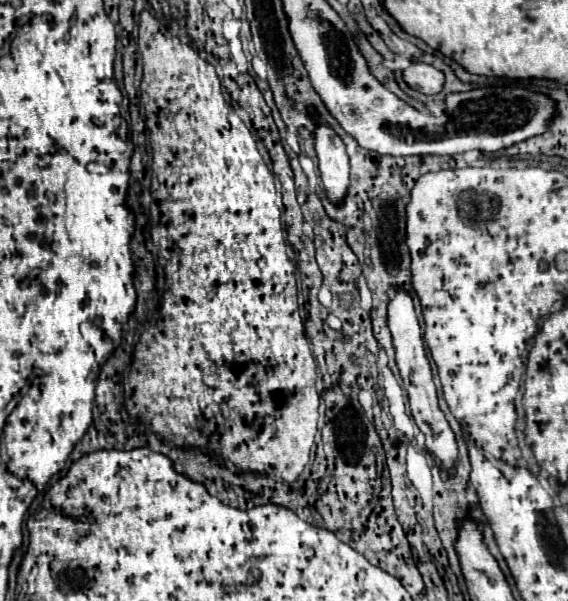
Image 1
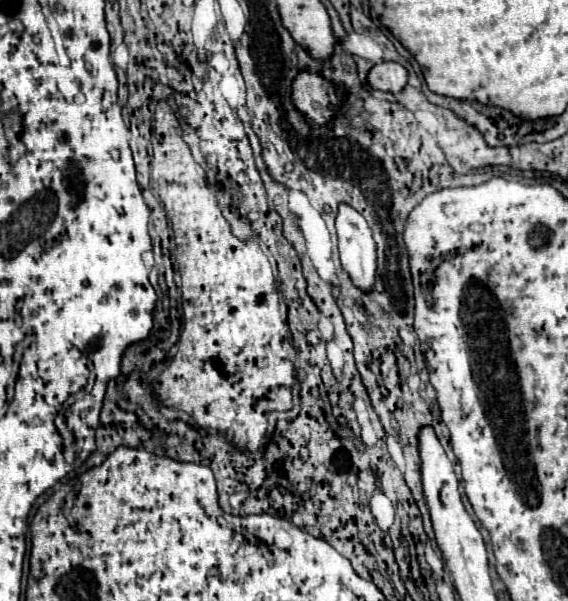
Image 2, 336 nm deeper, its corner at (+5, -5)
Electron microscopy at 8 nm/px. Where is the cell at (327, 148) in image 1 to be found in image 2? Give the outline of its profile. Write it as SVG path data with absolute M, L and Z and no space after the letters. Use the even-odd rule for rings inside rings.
M349 205L339 207L337 215L337 235L339 235L339 255L341 265L349 273L355 287L369 293L375 285L377 269L377 247L373 233L361 213Z

